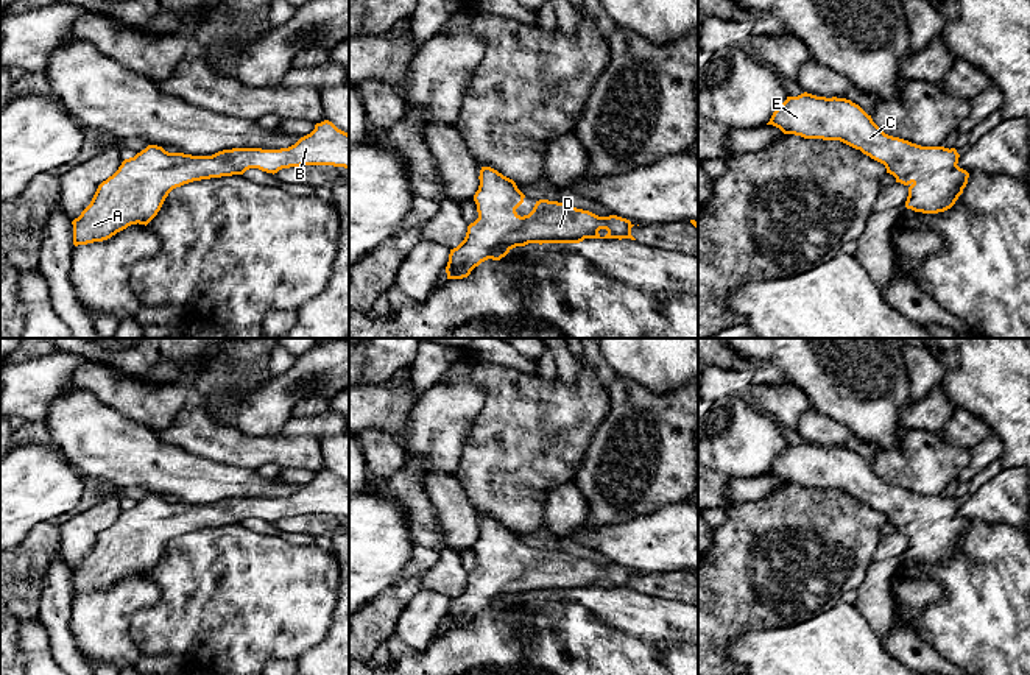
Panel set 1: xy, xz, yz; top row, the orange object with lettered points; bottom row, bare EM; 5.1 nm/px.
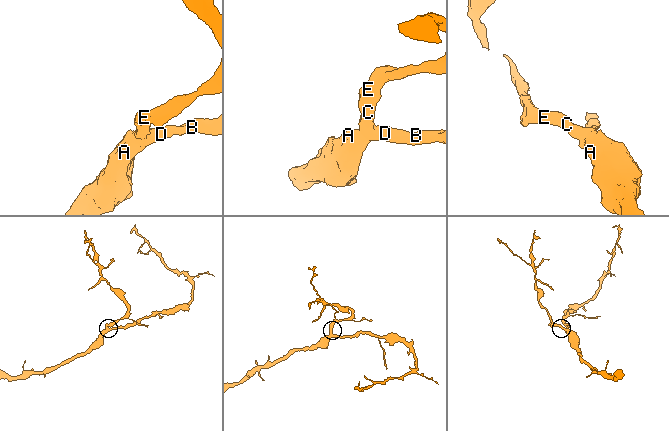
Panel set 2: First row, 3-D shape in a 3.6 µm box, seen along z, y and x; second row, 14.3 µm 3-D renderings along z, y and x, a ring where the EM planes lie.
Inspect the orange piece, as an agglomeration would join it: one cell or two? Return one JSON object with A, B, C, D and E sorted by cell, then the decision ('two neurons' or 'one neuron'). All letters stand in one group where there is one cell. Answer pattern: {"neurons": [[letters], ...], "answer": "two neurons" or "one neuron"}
{"neurons": [["A", "B", "C", "D", "E"]], "answer": "one neuron"}

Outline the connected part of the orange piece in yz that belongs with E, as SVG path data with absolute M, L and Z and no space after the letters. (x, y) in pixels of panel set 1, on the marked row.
M812 94L787 97L778 106L770 122L784 134L804 139L840 140L885 165L887 173L908 187L905 207L922 214L938 214L951 209L968 184L969 173L960 168L955 148L921 147L908 140L885 134L859 104L846 98L826 98Z

